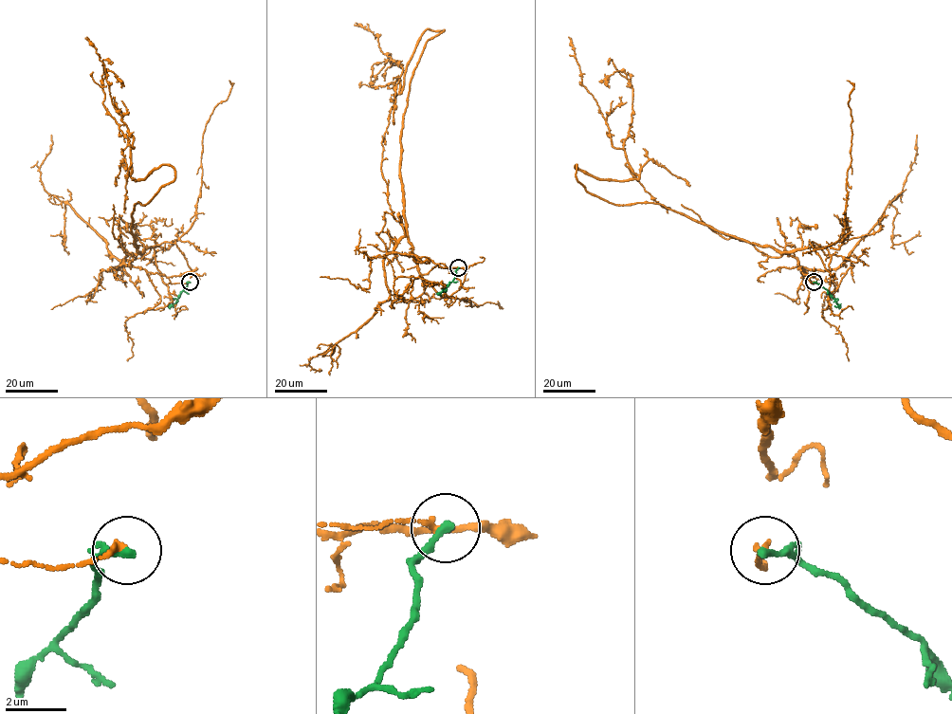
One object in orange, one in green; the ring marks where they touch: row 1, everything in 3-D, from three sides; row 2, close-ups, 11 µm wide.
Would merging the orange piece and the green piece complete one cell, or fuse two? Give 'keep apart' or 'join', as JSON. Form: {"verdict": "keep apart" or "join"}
{"verdict": "keep apart"}

